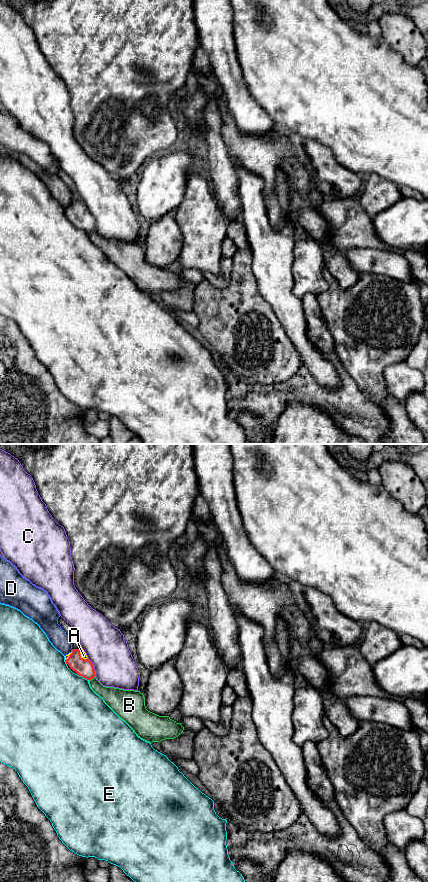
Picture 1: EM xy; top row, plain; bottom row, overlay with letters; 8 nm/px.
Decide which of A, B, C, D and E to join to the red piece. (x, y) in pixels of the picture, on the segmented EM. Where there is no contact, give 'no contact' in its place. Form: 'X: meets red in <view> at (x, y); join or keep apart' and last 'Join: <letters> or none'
A: meets red in xy at (80, 655); join
B: meets red in xy at (91, 678); keep apart
C: meets red in xy at (93, 667); keep apart
D: meets red in xy at (72, 650); keep apart
E: meets red in xy at (82, 676); keep apart
Join: A

